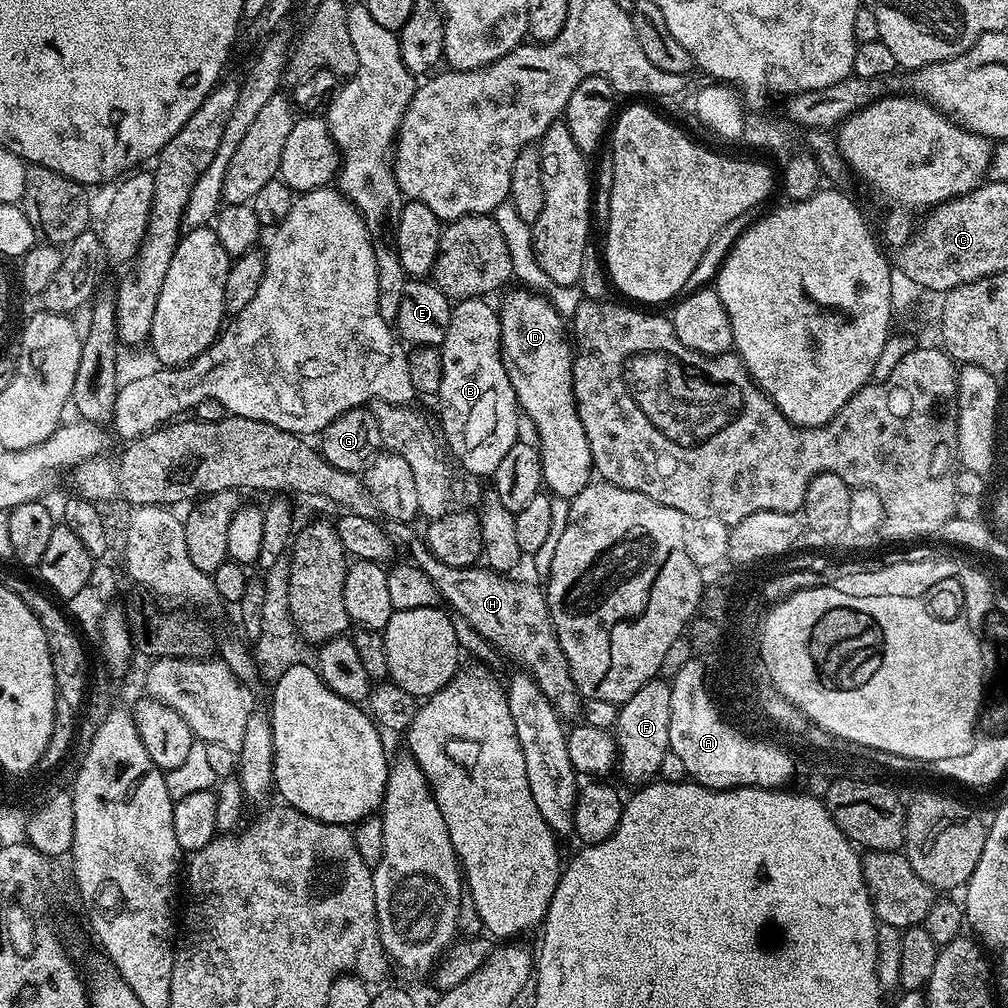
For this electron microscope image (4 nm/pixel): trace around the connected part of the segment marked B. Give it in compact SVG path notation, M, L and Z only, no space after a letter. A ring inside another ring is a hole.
M484 298L459 301L452 309L444 342L439 345L442 358L442 382L438 393L439 431L442 433L443 443L449 453L452 451L460 459L460 464L466 471L484 478L491 477L498 462L502 462L504 455L510 451L510 446L516 444L521 435L520 420L522 424L522 413L516 402L514 386L510 386L510 378L506 374L506 366L500 353L500 313L495 307L491 308L488 302Z

